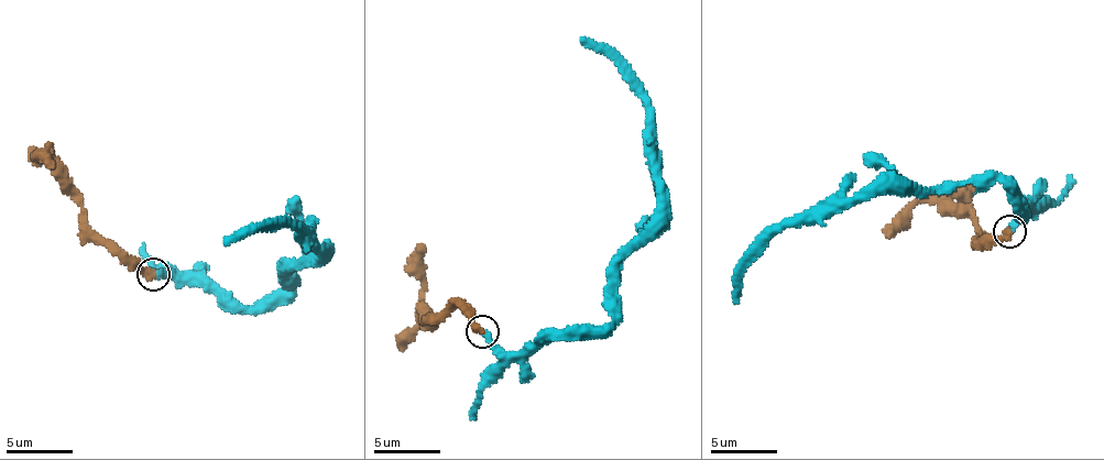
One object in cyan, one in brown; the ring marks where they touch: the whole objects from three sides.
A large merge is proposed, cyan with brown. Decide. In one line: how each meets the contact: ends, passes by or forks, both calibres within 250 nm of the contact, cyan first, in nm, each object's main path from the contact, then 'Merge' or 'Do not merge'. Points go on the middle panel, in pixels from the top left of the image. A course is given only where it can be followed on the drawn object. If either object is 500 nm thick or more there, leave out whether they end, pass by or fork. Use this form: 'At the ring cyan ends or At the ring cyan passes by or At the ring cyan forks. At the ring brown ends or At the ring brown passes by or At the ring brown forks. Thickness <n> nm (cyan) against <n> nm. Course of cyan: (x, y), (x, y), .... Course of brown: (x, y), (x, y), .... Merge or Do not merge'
At the ring cyan ends. At the ring brown ends. Thickness 280 nm (cyan) against 280 nm. Course of cyan: (483, 330), (515, 352), (613, 321), (612, 275), (657, 205), (647, 96), (581, 37). Course of brown: (483, 330), (473, 326), (473, 311), (458, 303), (434, 317), (435, 326), (427, 320), (416, 261), (424, 245). Merge

